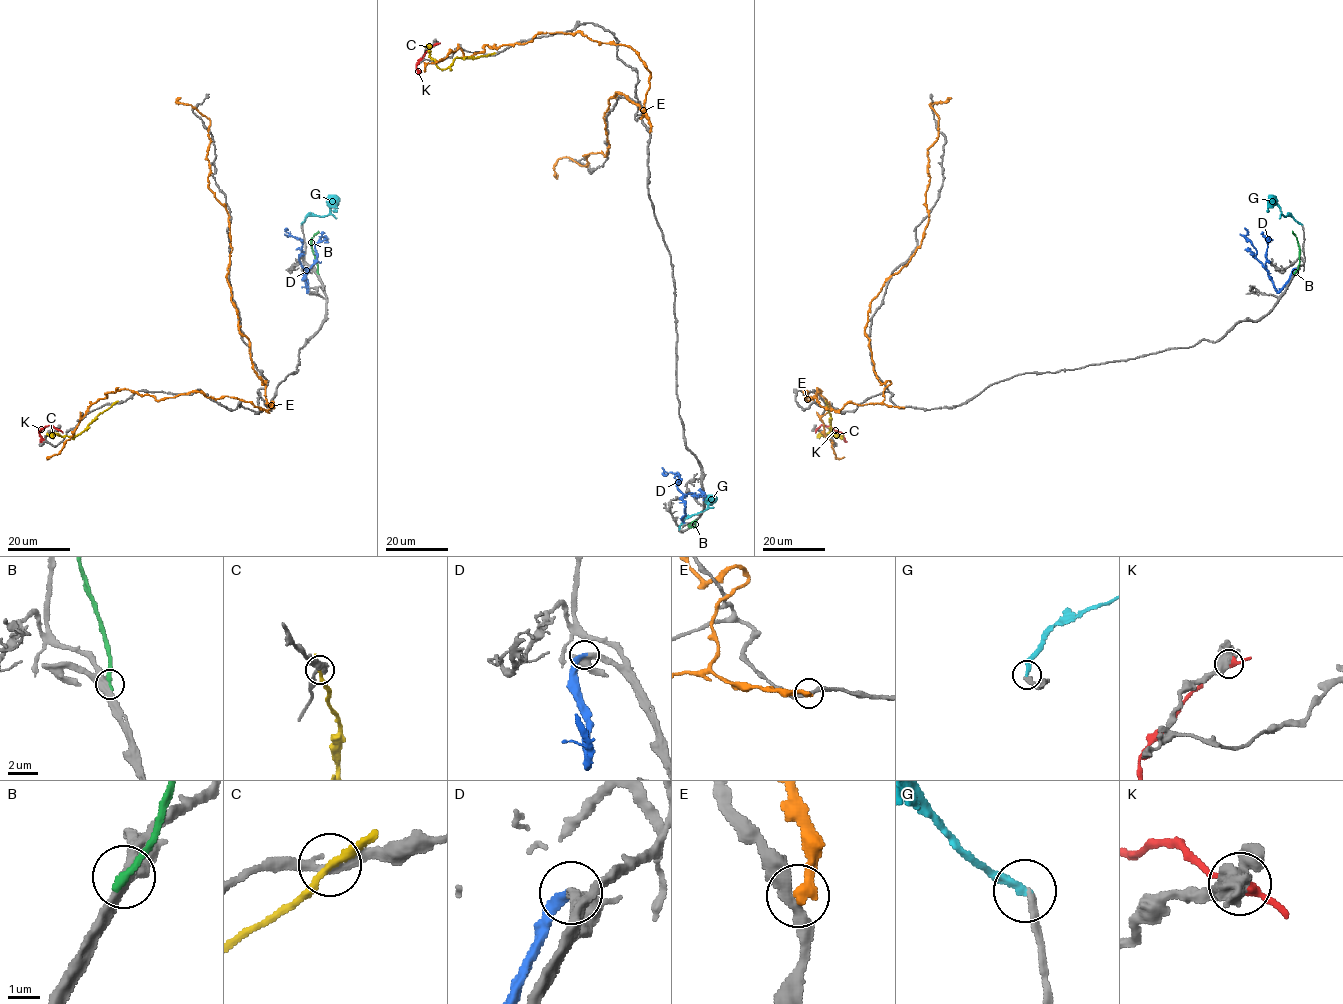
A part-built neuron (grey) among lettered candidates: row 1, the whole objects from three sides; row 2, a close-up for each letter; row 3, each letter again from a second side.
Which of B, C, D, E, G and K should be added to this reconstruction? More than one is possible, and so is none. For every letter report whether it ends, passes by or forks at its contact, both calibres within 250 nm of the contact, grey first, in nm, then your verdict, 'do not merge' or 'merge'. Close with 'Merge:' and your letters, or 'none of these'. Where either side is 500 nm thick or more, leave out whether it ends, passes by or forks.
B: it ends; calibres 360 and 300 nm; do not merge
C: it passes by; calibres 280 and 240 nm; do not merge
D: it ends; calibres 400 and 360 nm; merge
E: it ends; calibres 320 and 360 nm; do not merge
G: it ends; calibres 280 and 280 nm; merge
K: it passes by; calibres 480 and 320 nm; do not merge
Merge: D, G

